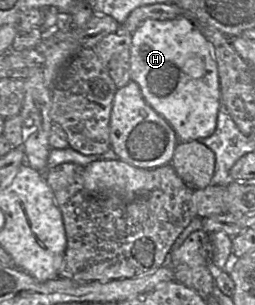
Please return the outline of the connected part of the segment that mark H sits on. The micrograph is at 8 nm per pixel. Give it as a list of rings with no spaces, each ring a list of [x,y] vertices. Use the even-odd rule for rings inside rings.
[[[180,17],[171,20],[146,19],[143,21],[132,33],[130,76],[131,80],[139,85],[145,101],[173,128],[179,142],[200,140],[214,133],[217,115],[221,107],[218,67],[212,53],[211,44],[192,20]],[[191,57],[199,57],[204,61],[206,74],[202,78],[192,78],[185,72],[185,62]]]

